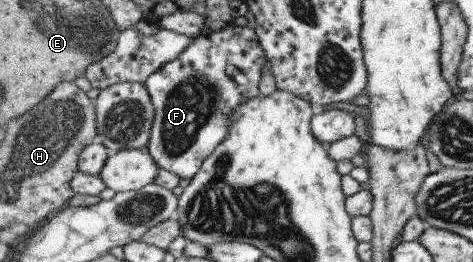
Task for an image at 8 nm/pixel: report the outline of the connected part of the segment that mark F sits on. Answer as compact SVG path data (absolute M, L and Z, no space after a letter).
M230 26L217 32L204 31L197 36L177 59L155 71L147 79L156 115L150 145L147 150L159 168L173 172L179 178L193 180L202 170L203 163L227 140L232 129L232 116L261 93L263 67L267 63L259 35L254 29Z

